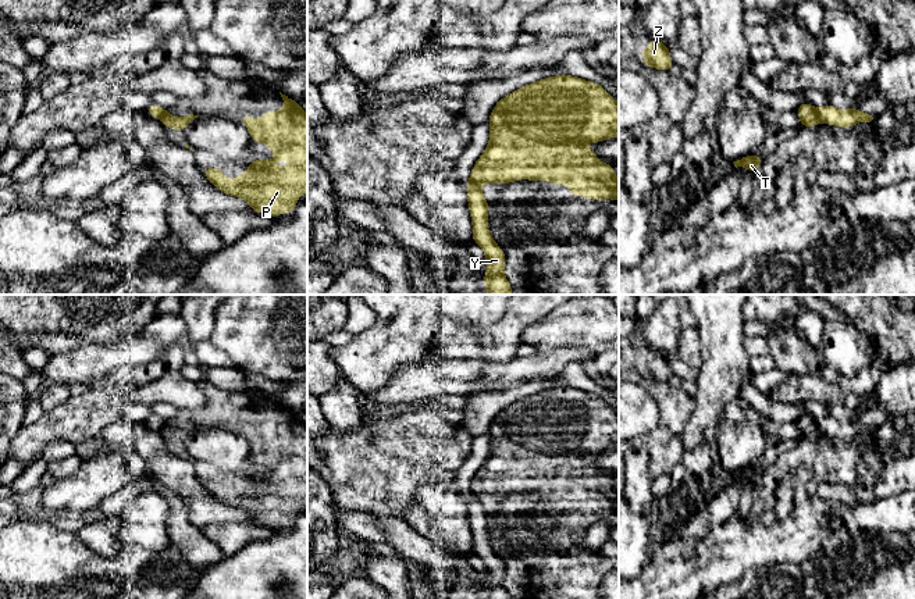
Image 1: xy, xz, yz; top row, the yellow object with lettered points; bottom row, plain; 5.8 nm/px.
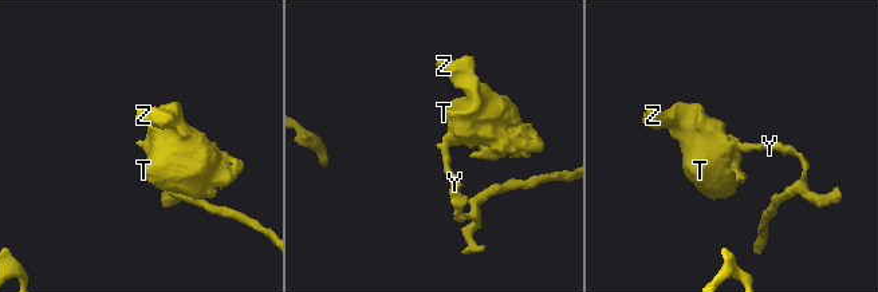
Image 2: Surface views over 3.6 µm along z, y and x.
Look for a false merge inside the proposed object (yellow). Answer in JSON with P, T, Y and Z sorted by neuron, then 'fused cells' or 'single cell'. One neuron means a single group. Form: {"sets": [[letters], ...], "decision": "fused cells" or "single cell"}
{"sets": [["P", "T", "Z"], ["Y"]], "decision": "fused cells"}

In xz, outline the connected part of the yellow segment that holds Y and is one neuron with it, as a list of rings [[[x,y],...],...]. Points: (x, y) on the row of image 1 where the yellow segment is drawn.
[[[466,181],[467,200],[473,222],[471,239],[480,245],[487,256],[487,274],[483,278],[488,295],[512,295],[512,285],[503,277],[505,252],[494,242],[492,235],[487,229],[488,202],[485,200],[480,185]]]

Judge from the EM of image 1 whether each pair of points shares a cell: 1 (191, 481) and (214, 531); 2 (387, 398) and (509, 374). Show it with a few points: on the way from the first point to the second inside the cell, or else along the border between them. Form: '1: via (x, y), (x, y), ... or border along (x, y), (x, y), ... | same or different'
1: border along (244, 521), (216, 521), (202, 528) | different
2: via (417, 382), (440, 377), (467, 377), (479, 371) | same

